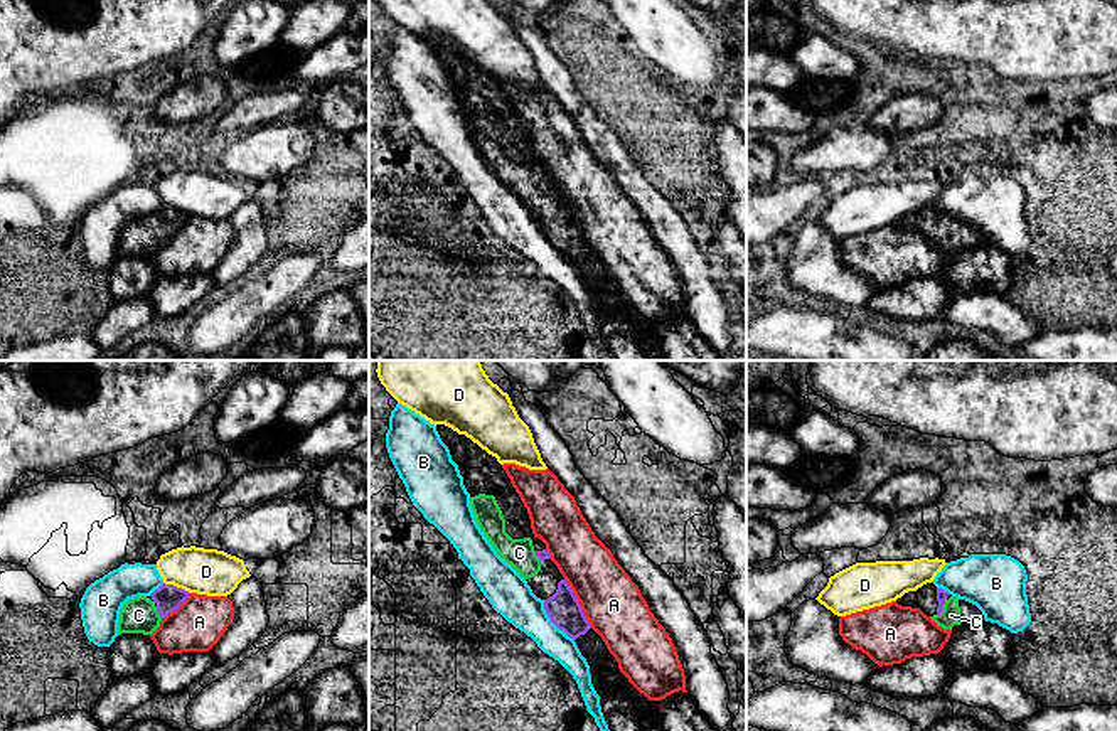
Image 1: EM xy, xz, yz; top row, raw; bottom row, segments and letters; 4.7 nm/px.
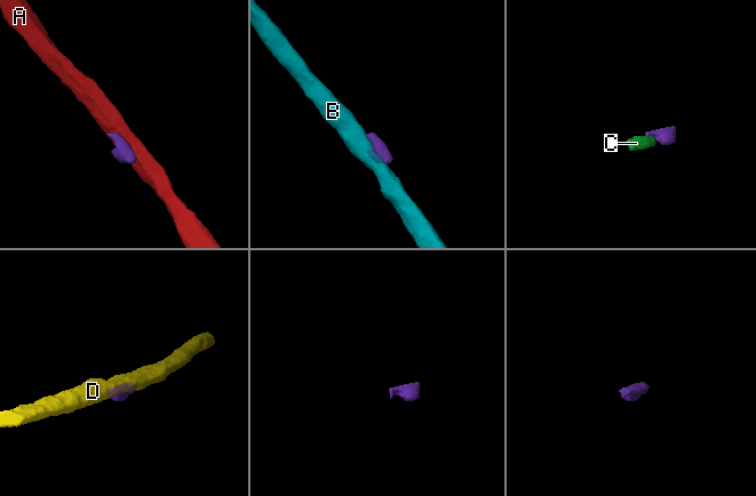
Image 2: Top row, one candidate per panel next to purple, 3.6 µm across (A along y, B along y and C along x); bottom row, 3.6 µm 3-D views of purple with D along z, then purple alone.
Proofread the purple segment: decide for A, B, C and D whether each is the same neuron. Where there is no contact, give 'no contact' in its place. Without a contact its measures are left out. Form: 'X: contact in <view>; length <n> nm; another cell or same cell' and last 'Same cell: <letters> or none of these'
A: contact in xz; length 280 nm; another cell
B: contact in xz; length 240 nm; another cell
C: contact in yz; length 100 nm; same cell
D: contact in xy; length 140 nm; another cell
Same cell: C

